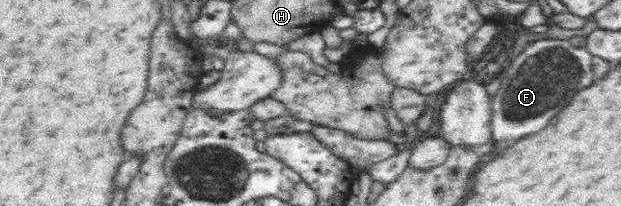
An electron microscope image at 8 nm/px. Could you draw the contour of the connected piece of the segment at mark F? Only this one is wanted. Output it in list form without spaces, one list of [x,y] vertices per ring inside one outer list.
[[[542,39],[531,42],[518,55],[493,97],[492,132],[496,141],[512,143],[525,135],[540,131],[546,123],[568,105],[570,97],[595,80],[592,54],[586,48],[574,47],[570,40]]]

